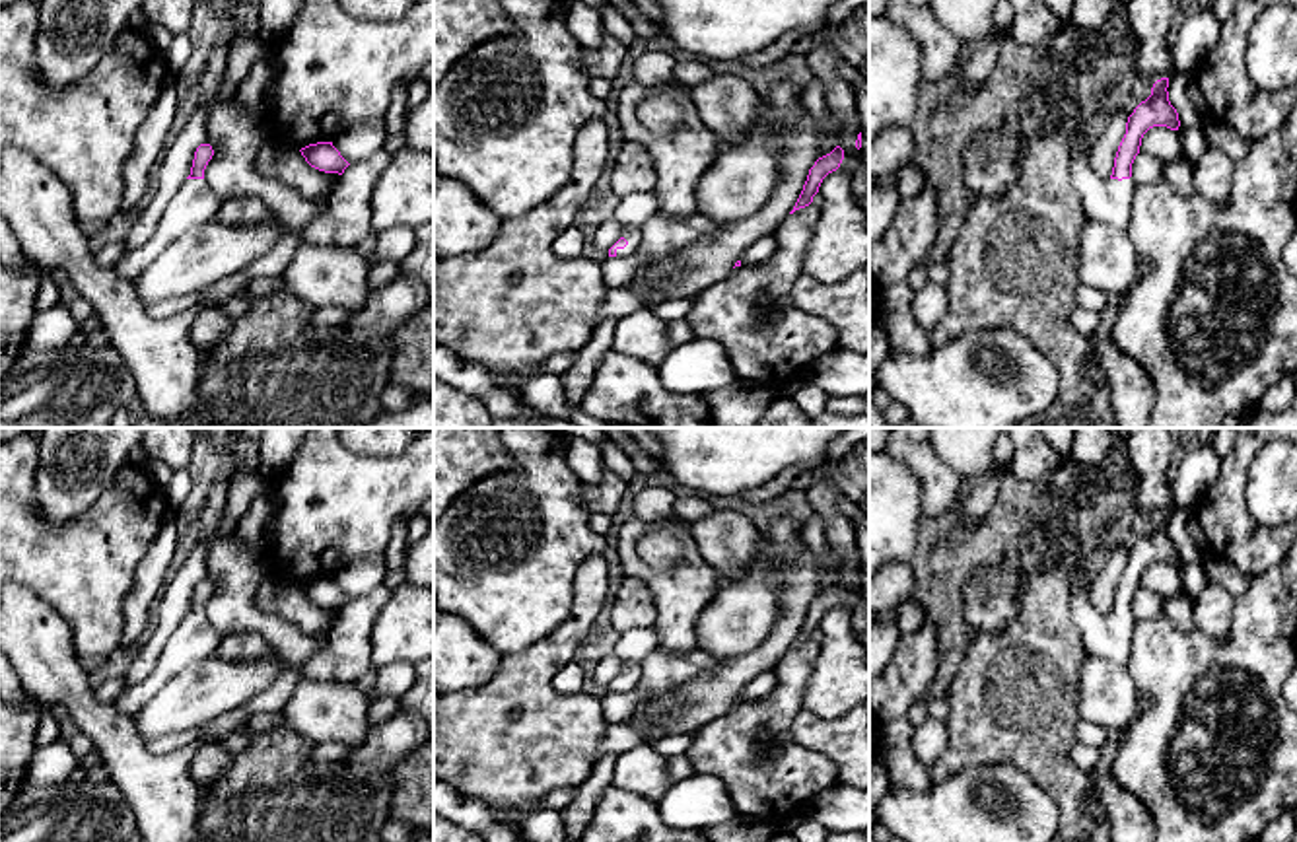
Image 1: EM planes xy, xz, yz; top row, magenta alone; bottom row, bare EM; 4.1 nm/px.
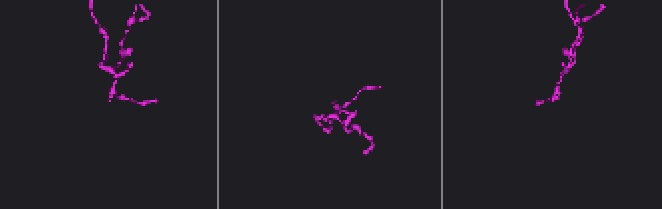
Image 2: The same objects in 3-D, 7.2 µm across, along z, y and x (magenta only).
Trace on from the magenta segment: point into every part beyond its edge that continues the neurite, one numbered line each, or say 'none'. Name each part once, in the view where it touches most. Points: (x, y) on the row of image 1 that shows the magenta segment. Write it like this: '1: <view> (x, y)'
1: xz (632, 210)

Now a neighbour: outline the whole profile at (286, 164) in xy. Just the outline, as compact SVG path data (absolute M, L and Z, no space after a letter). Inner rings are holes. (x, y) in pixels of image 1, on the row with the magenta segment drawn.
M266 140L257 154L255 167L263 175L286 183L311 202L334 191L329 175L311 167L294 146Z

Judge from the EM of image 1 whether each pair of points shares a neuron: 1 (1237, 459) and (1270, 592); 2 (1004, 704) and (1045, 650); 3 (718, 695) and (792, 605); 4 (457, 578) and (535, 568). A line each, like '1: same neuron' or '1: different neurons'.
1: different neurons
2: same neuron
3: same neuron
4: same neuron

